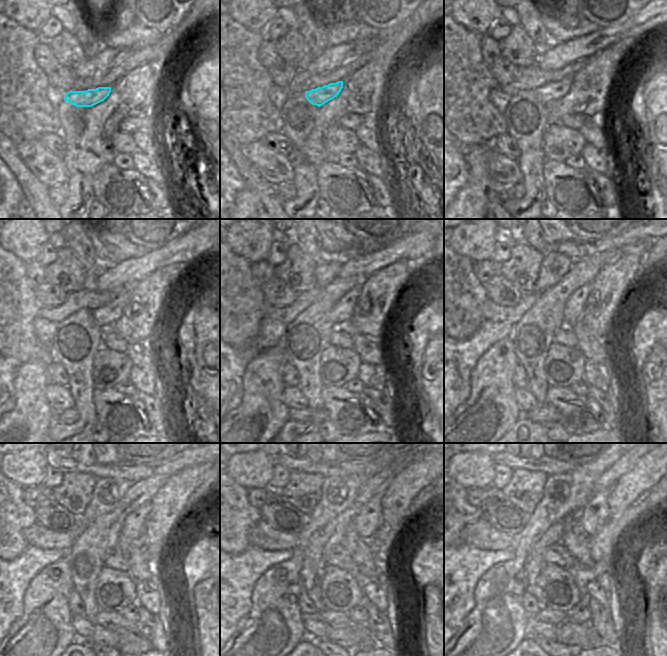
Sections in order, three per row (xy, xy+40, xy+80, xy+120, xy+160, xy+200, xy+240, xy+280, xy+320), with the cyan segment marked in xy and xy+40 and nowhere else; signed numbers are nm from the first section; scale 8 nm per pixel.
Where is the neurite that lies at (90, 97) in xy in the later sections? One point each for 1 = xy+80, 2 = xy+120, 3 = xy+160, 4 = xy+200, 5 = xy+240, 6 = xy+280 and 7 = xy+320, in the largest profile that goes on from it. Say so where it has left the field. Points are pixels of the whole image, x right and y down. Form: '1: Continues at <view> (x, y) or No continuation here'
1: Continues at xy+80 (550, 92)
2: Continues at xy+120 (106, 315)
3: Continues at xy+160 (341, 313)
4: Continues at xy+200 (575, 304)
5: Continues at xy+240 (133, 524)
6: Continues at xy+280 (368, 520)
7: Continues at xy+320 (595, 514).

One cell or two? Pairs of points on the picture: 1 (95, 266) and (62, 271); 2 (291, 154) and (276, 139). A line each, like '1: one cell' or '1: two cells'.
1: two cells
2: one cell

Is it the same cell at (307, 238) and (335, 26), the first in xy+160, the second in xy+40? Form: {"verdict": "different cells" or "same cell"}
{"verdict": "different cells"}

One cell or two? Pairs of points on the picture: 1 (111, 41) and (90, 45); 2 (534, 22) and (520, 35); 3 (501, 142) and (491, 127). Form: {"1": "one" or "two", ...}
{"1": "two", "2": "two", "3": "two"}

